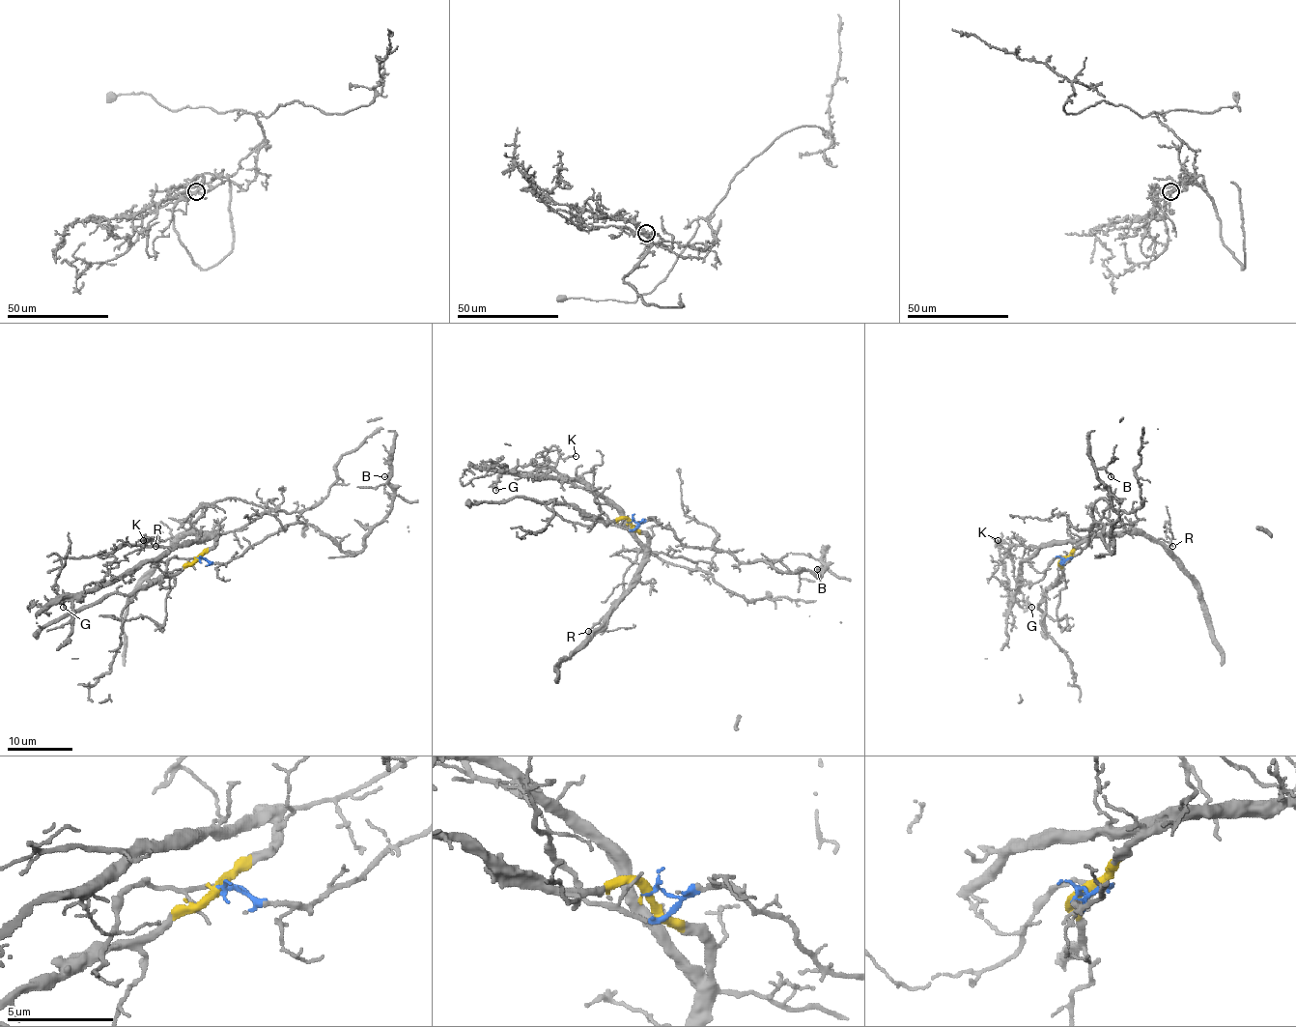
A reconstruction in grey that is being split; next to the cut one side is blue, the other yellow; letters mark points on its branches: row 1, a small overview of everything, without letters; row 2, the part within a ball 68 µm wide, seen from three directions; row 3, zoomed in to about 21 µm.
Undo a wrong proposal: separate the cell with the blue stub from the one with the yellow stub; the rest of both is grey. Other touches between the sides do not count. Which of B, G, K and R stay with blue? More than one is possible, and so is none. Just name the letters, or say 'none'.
B

